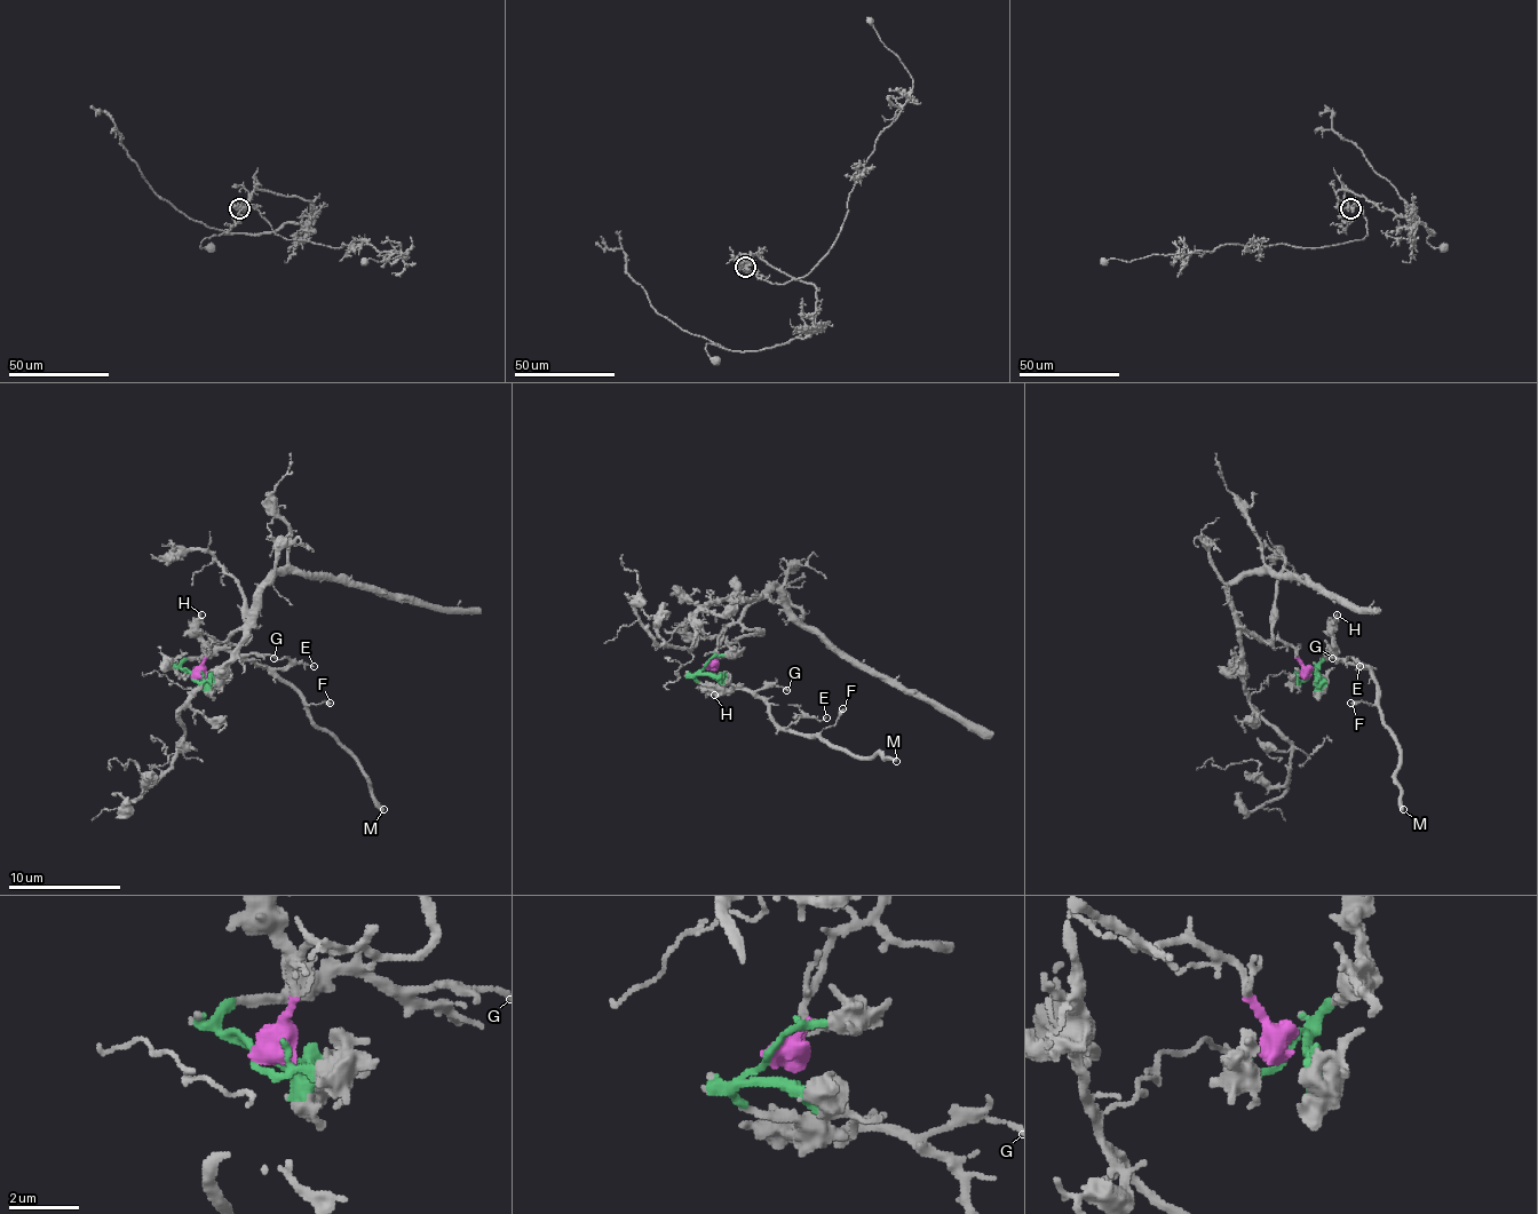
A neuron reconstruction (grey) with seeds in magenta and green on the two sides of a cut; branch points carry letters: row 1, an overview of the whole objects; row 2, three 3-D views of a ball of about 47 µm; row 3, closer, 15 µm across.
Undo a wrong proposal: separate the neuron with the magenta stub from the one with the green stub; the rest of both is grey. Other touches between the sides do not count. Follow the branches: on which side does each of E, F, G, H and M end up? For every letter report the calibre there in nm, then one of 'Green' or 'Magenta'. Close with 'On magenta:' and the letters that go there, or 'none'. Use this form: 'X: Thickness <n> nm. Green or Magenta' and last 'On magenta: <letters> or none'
E: Thickness 80 nm. Green
F: Thickness 220 nm. Green
G: Thickness 150 nm. Green
H: Thickness 280 nm. Green
M: Thickness 300 nm. Green
On magenta: none

